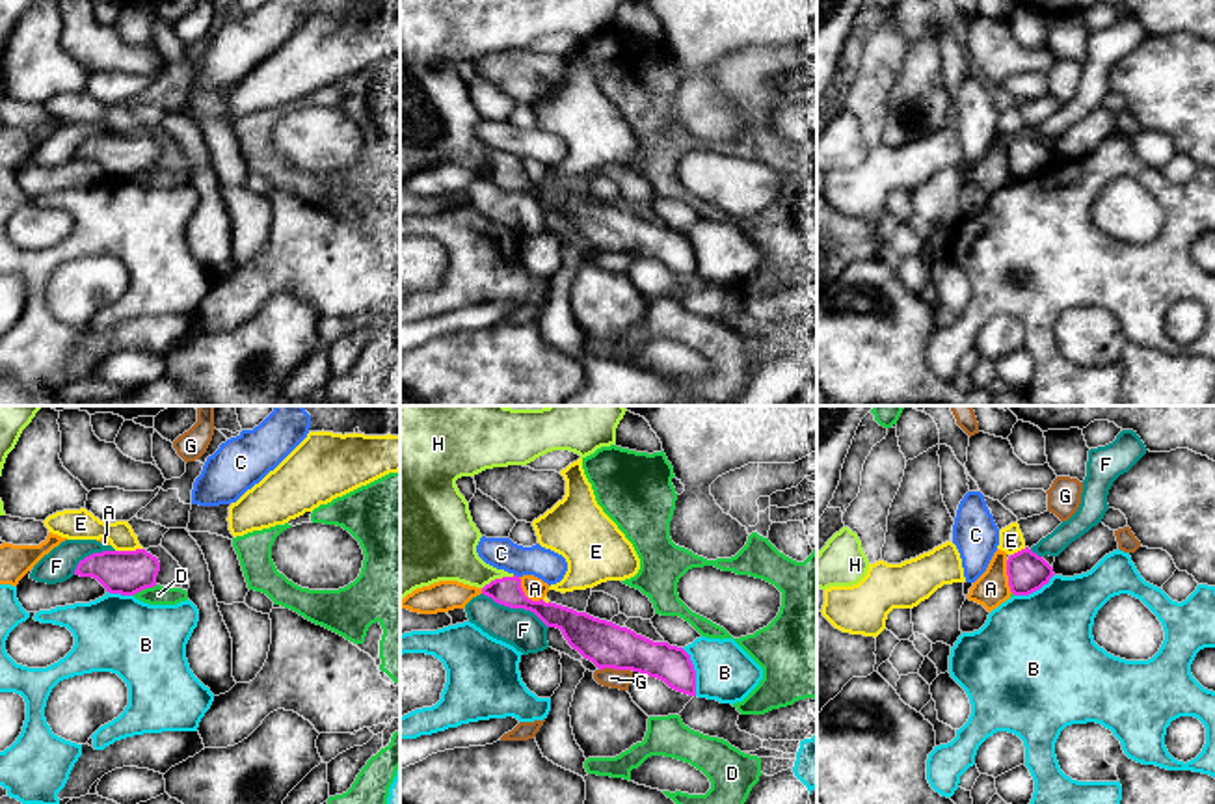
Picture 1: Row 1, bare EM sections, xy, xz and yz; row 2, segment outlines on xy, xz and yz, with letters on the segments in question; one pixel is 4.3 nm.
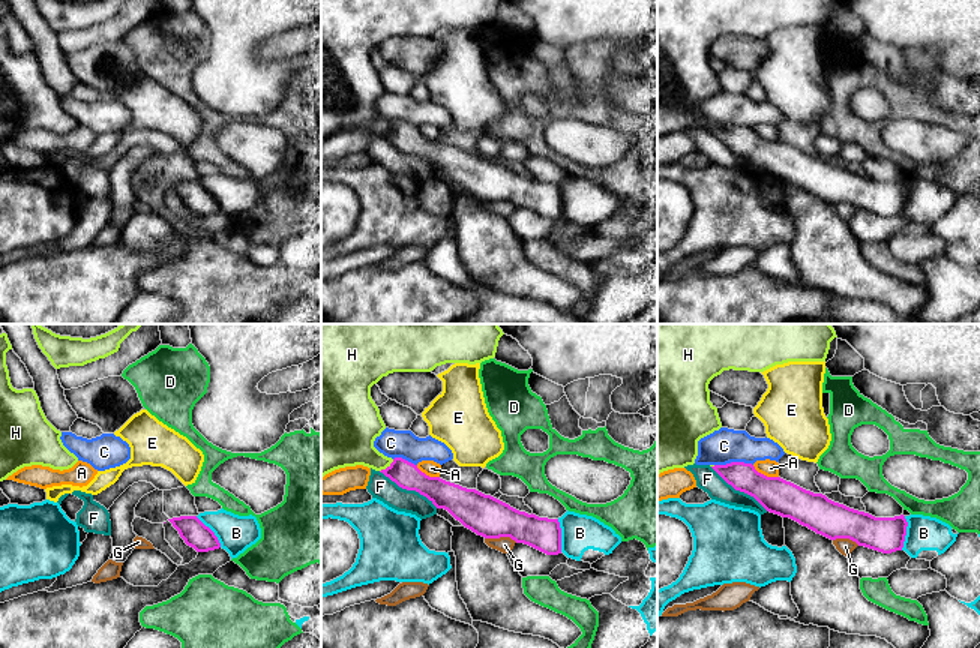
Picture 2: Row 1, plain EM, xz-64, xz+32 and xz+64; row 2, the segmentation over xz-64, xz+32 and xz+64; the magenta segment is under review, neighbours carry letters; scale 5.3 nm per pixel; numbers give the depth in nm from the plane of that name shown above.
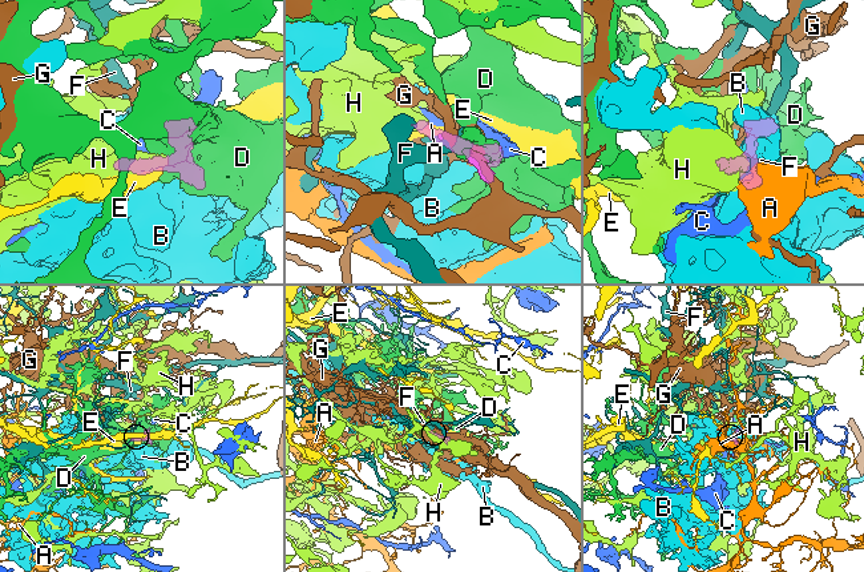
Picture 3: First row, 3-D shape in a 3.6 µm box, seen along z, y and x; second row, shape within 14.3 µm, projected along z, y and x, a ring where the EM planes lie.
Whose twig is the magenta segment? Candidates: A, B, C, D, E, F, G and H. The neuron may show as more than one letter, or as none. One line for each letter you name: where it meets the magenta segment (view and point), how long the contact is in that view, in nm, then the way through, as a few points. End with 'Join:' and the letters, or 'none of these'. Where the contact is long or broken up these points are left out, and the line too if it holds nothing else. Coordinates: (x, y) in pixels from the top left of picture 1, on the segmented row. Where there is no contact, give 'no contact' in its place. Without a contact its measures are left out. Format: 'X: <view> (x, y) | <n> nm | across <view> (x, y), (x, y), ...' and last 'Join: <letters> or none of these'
H: xz (497, 579) | 160 nm | across xz (507, 590), (497, 579), (477, 574), (447, 551)
Join: H

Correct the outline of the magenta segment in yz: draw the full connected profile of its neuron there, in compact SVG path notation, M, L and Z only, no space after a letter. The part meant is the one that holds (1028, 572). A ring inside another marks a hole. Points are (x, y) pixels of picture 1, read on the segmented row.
M1025 547L1008 556L1007 575L1014 596L1029 596L1048 584L1055 573L1042 556Z

